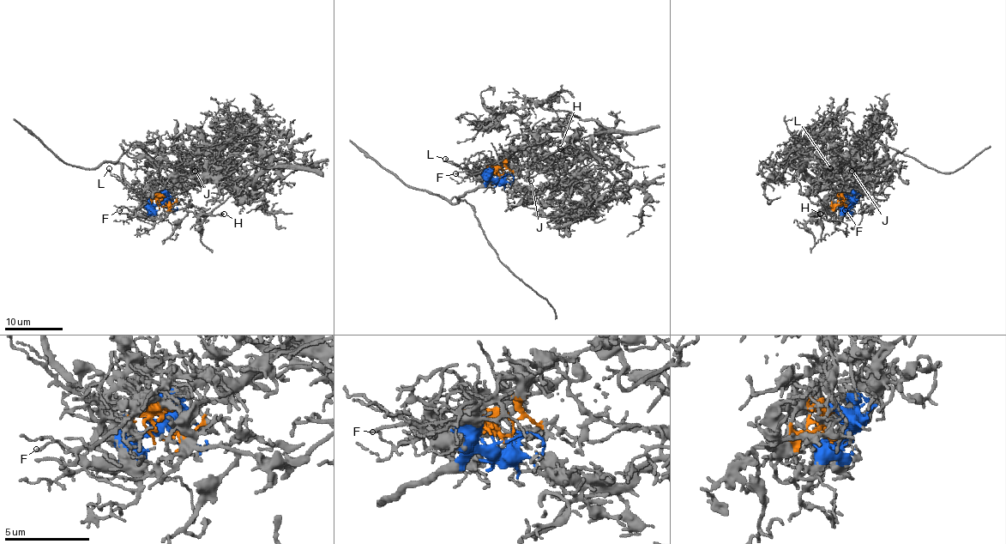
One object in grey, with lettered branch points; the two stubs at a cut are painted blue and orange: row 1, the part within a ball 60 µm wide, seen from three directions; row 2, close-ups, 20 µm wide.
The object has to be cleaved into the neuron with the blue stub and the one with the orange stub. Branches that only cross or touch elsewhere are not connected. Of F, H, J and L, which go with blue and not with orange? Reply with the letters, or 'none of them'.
F, L

